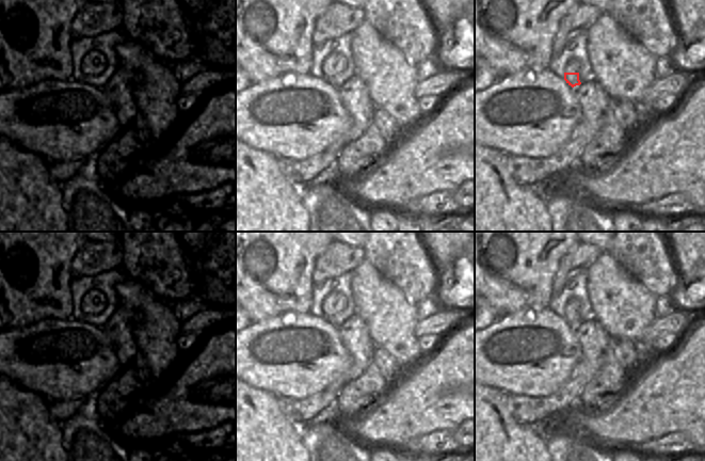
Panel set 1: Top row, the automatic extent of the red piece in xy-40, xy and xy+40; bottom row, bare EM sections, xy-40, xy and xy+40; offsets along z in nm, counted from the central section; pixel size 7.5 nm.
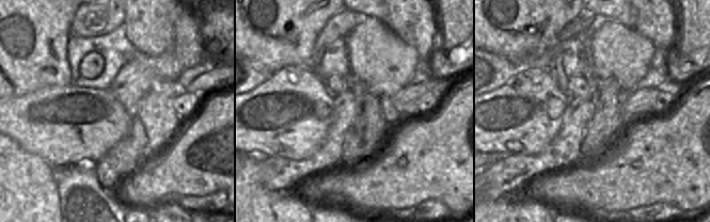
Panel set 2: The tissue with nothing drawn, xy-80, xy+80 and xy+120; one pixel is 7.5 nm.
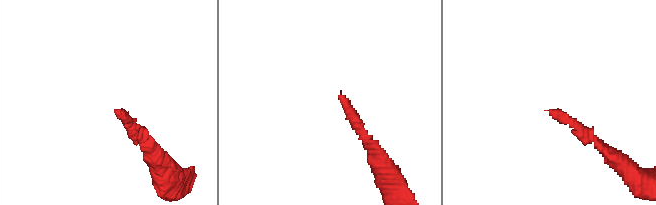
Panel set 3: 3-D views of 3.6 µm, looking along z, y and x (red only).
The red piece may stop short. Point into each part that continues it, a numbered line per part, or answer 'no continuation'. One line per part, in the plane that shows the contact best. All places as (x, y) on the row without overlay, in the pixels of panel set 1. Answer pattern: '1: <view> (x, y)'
1: xy+40 (573, 305)

